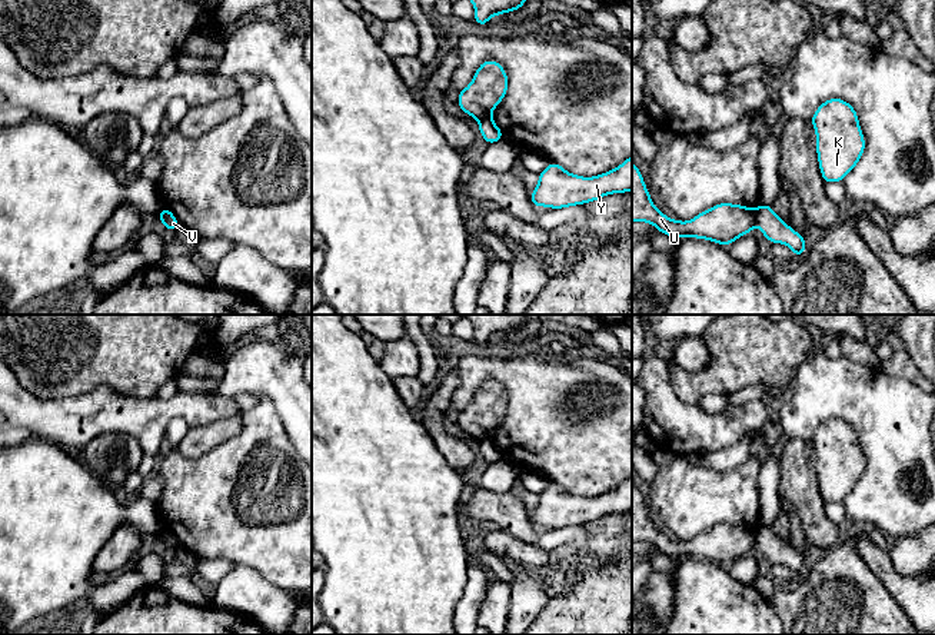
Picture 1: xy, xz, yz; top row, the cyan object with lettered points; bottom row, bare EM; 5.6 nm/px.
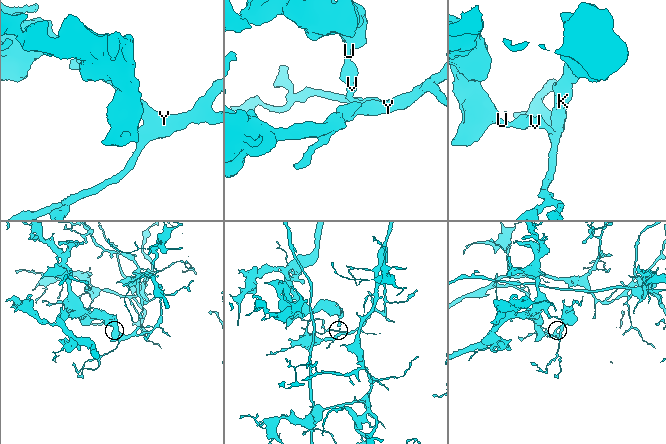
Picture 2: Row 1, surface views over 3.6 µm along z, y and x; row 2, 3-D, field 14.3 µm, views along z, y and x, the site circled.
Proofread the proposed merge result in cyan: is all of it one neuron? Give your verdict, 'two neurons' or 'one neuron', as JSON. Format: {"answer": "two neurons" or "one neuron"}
{"answer": "two neurons"}

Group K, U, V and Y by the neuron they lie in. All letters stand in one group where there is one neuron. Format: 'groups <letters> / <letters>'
groups K V Y / U

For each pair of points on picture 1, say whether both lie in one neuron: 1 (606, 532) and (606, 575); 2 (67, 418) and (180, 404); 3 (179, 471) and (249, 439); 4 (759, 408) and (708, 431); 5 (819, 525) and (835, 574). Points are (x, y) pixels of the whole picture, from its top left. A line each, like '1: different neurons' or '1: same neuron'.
1: different neurons
2: same neuron
3: same neuron
4: same neuron
5: different neurons

